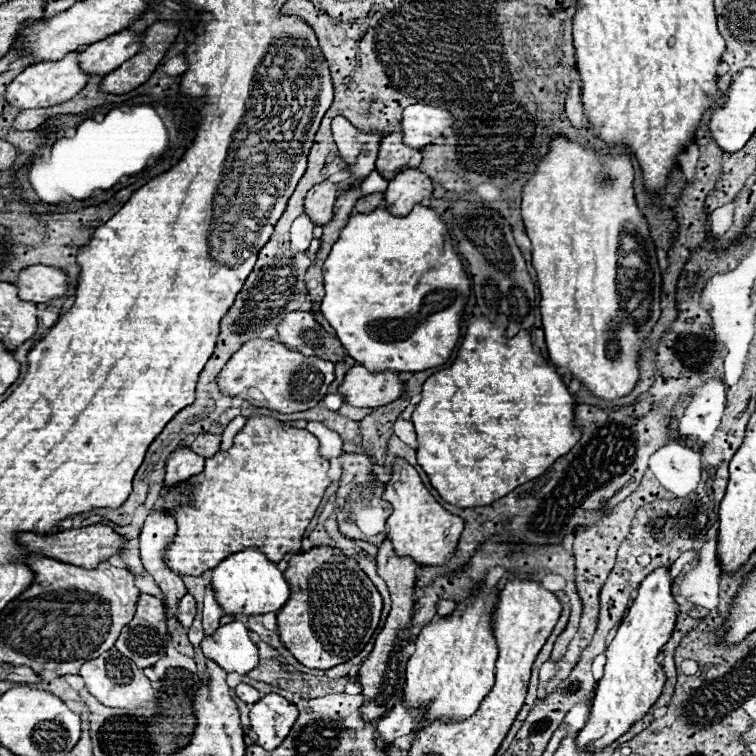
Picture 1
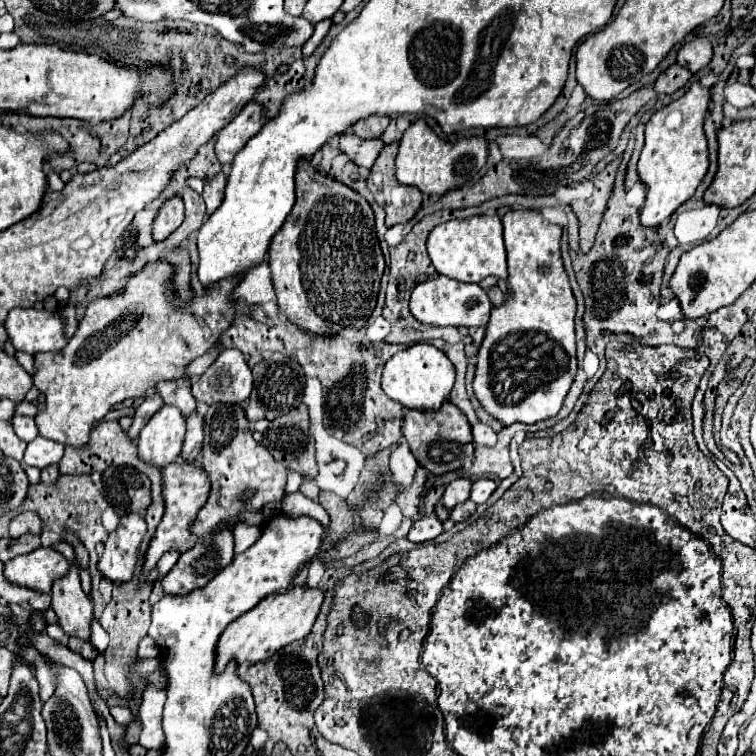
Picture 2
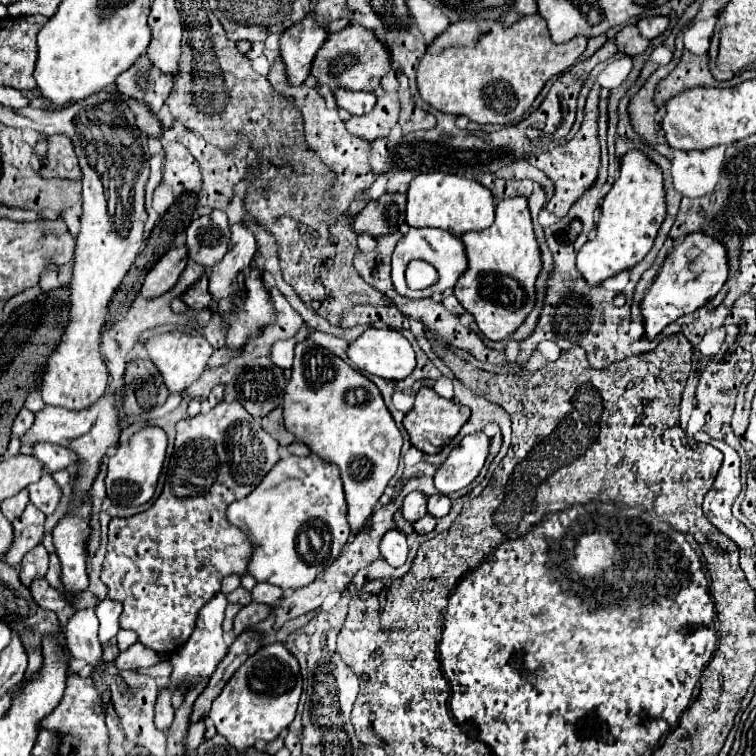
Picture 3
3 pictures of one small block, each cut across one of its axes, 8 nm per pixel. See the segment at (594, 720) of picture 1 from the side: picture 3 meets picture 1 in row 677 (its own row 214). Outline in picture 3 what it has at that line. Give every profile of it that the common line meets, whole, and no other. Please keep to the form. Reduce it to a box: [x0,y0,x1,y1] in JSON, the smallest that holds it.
[576,150,666,284]

